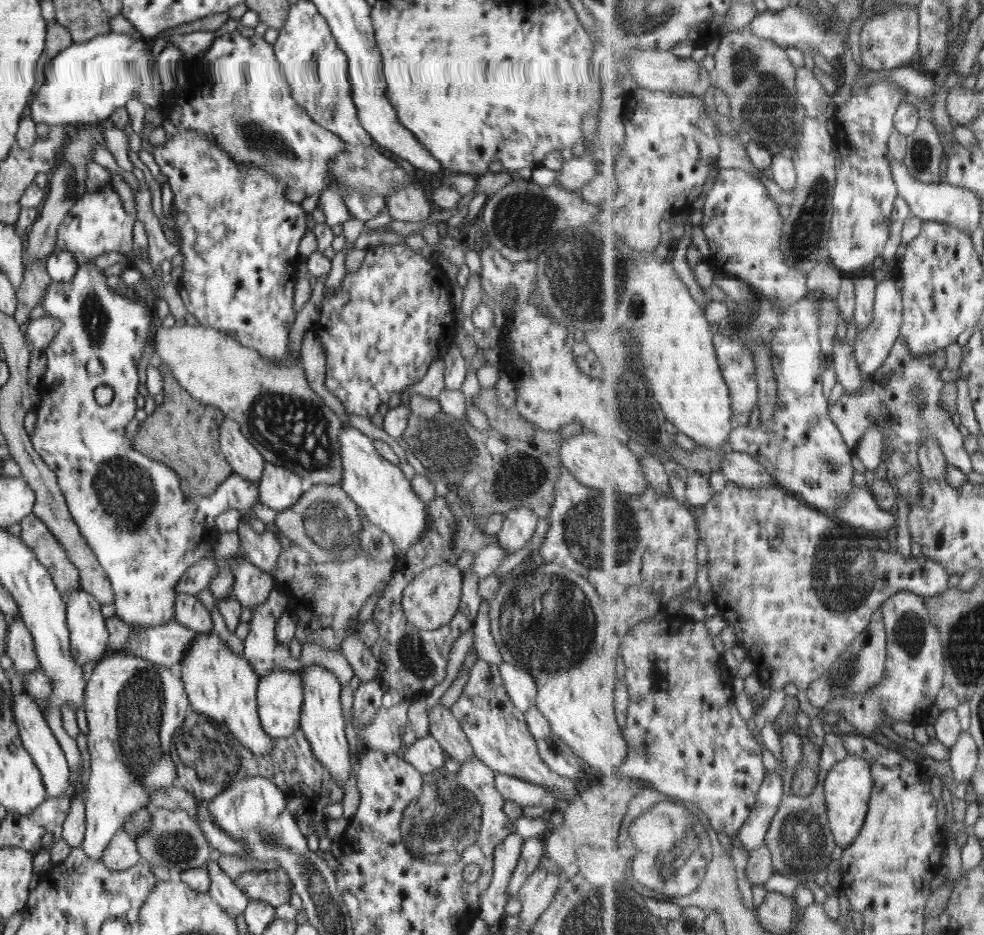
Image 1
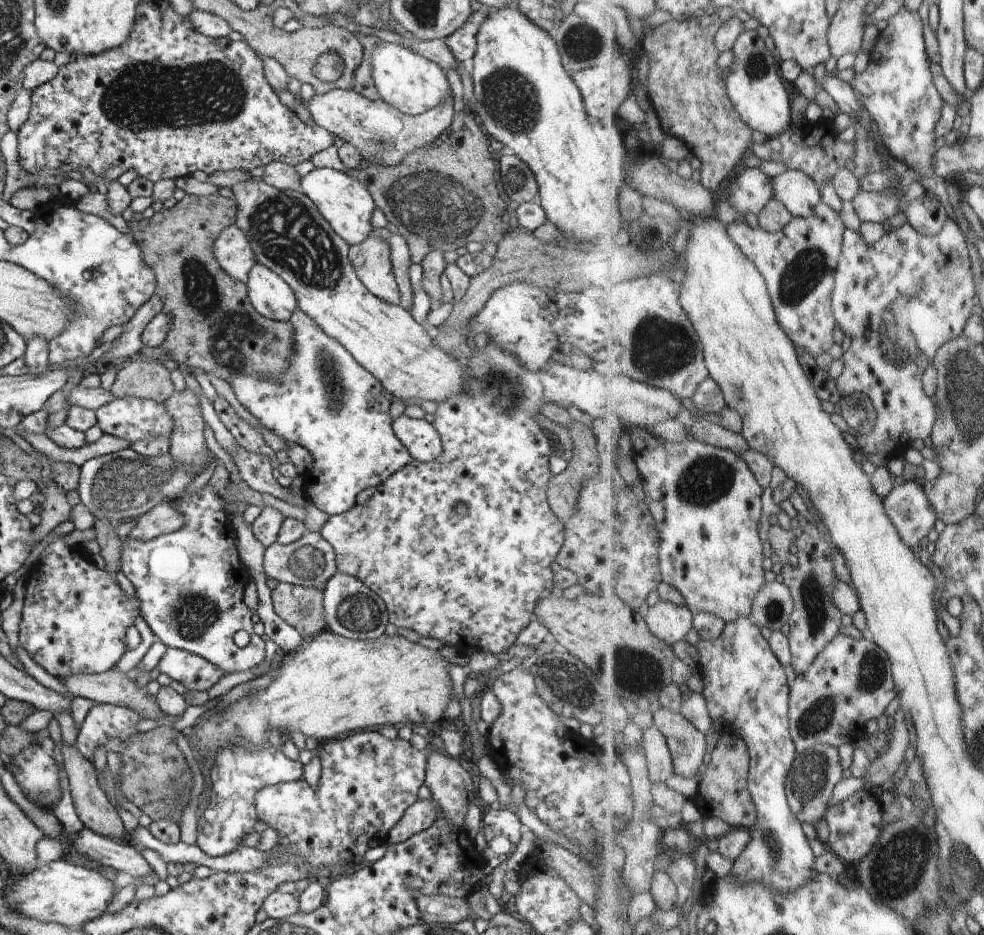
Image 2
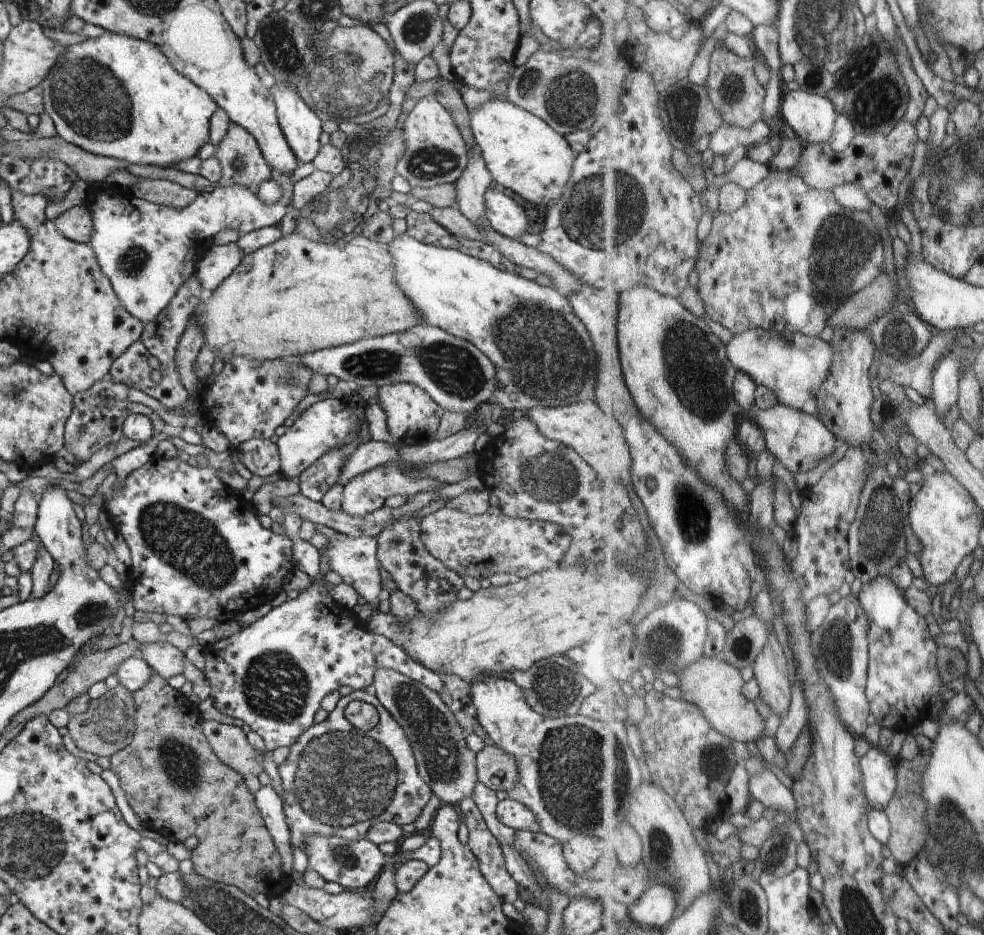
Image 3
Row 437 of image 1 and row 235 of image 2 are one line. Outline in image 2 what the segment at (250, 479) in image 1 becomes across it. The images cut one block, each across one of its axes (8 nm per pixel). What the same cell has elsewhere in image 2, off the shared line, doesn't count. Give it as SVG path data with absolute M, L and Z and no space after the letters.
M236 224L224 228L218 235L214 242L214 258L224 272L244 284L247 284L250 270L256 262L246 234Z

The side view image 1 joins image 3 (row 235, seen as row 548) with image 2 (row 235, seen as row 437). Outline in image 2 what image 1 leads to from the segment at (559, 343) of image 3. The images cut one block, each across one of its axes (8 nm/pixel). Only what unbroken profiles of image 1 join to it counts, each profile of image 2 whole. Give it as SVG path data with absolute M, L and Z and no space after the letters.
M314 167L312 171L301 177L298 189L310 198L336 234L350 246L362 244L370 236L373 230L372 212L376 206L371 194L358 180L347 176L344 171Z

